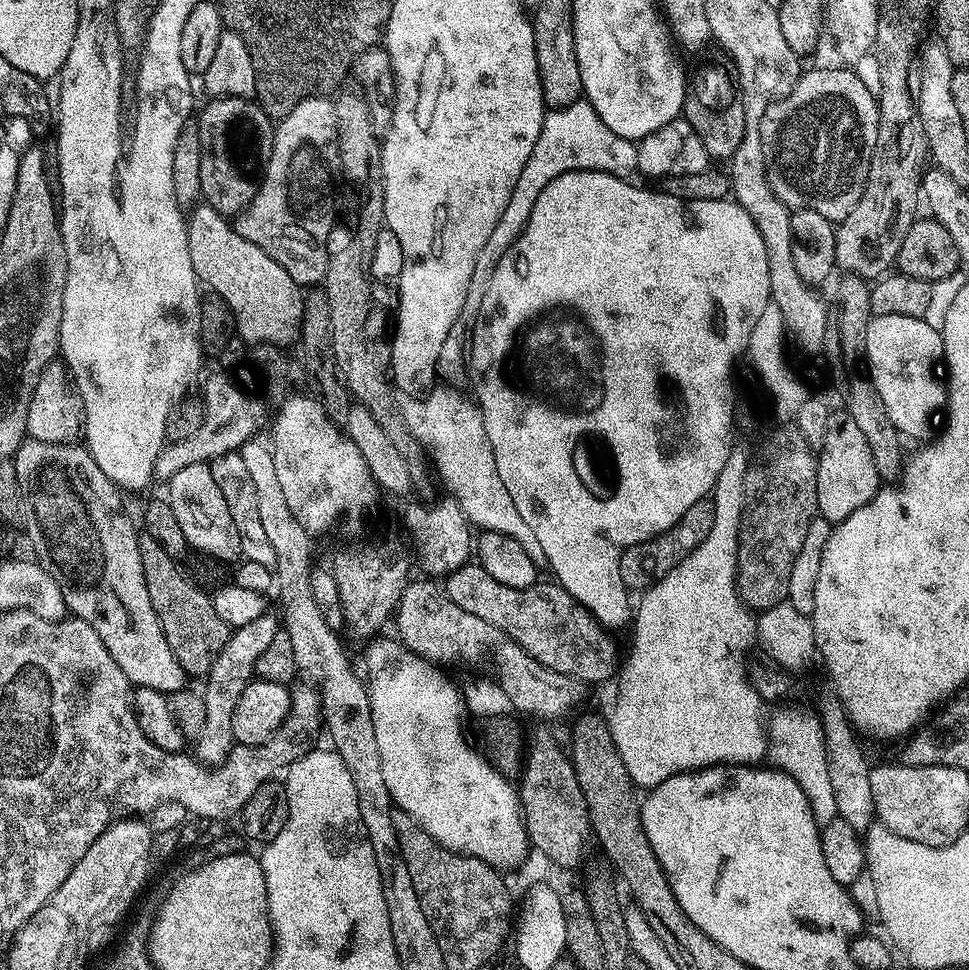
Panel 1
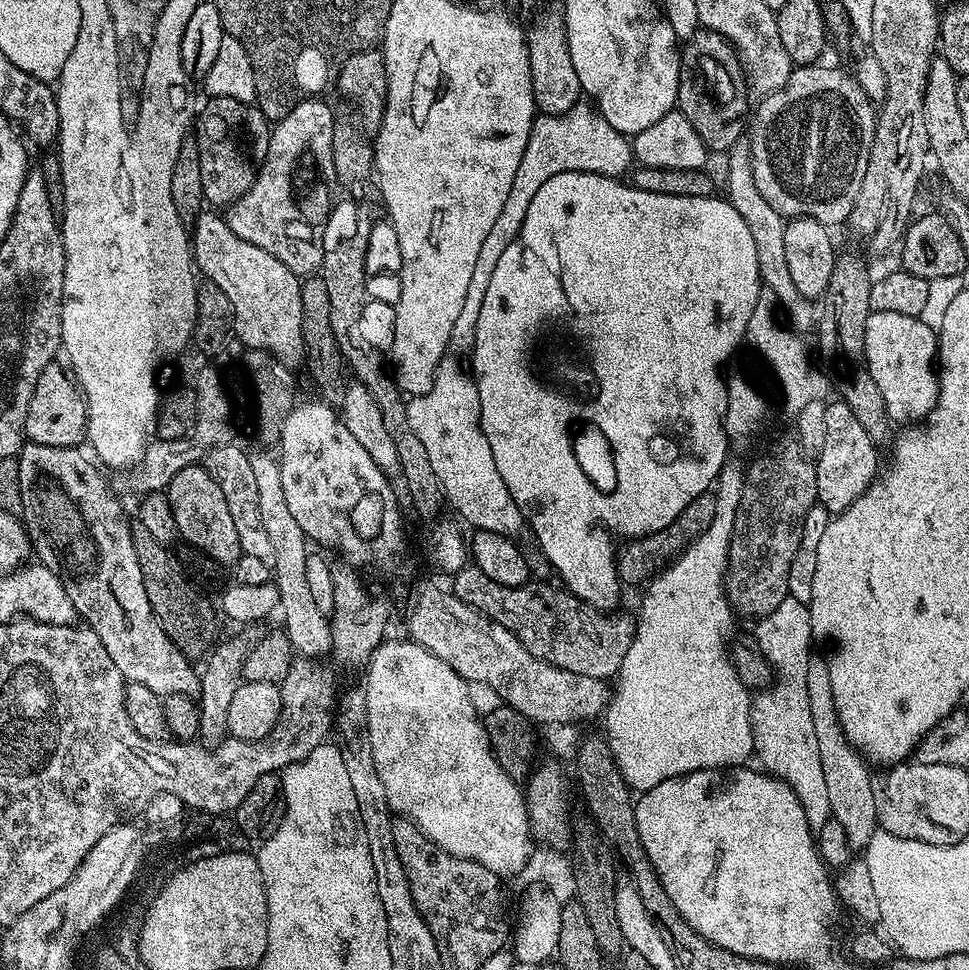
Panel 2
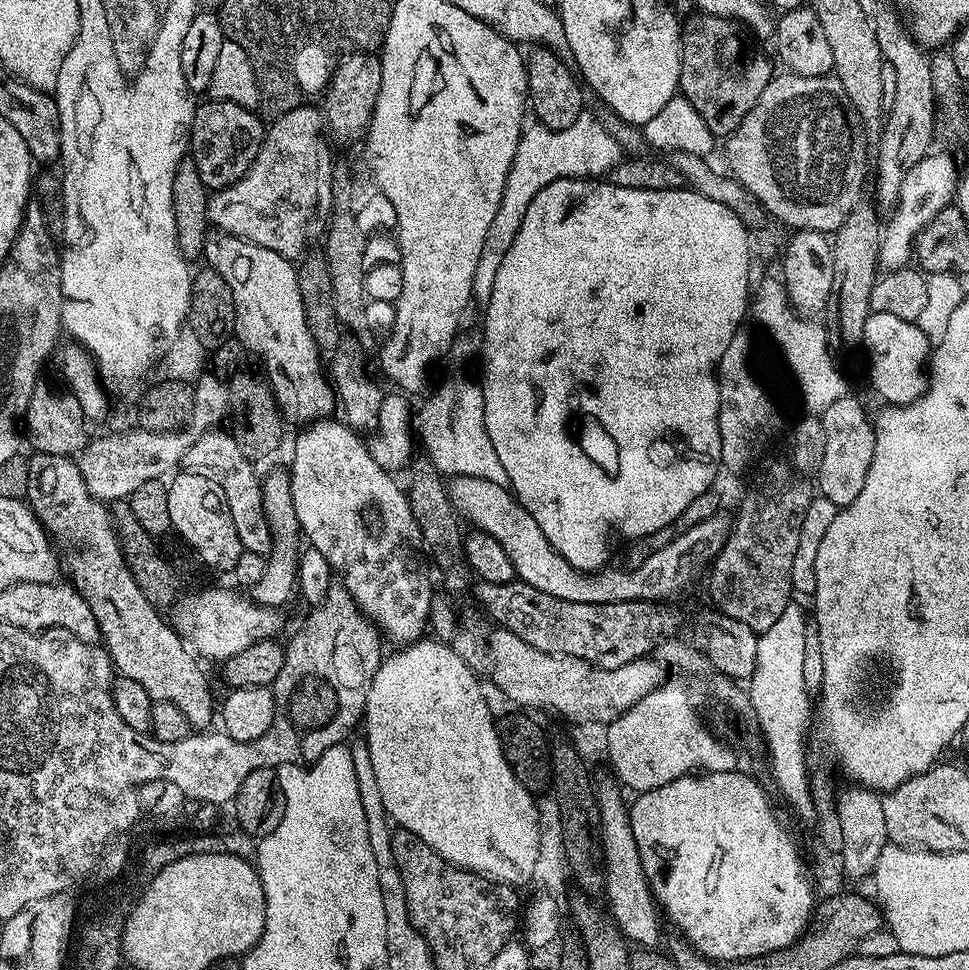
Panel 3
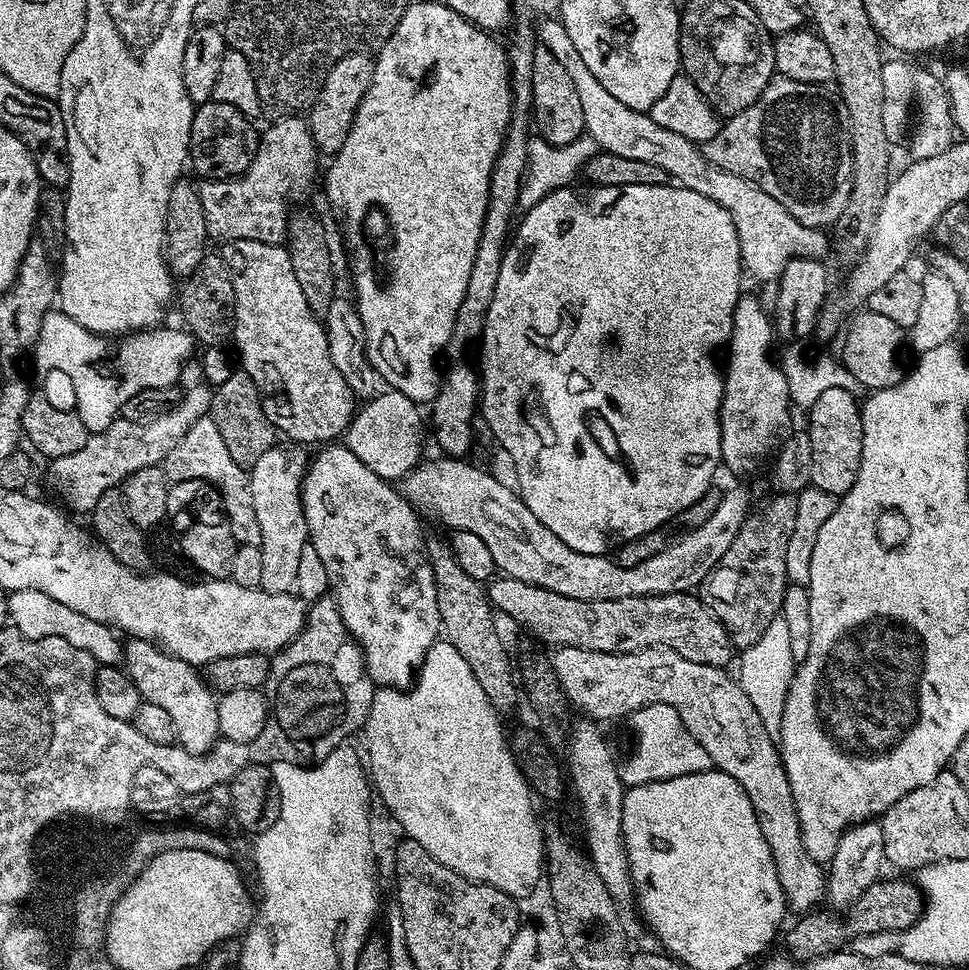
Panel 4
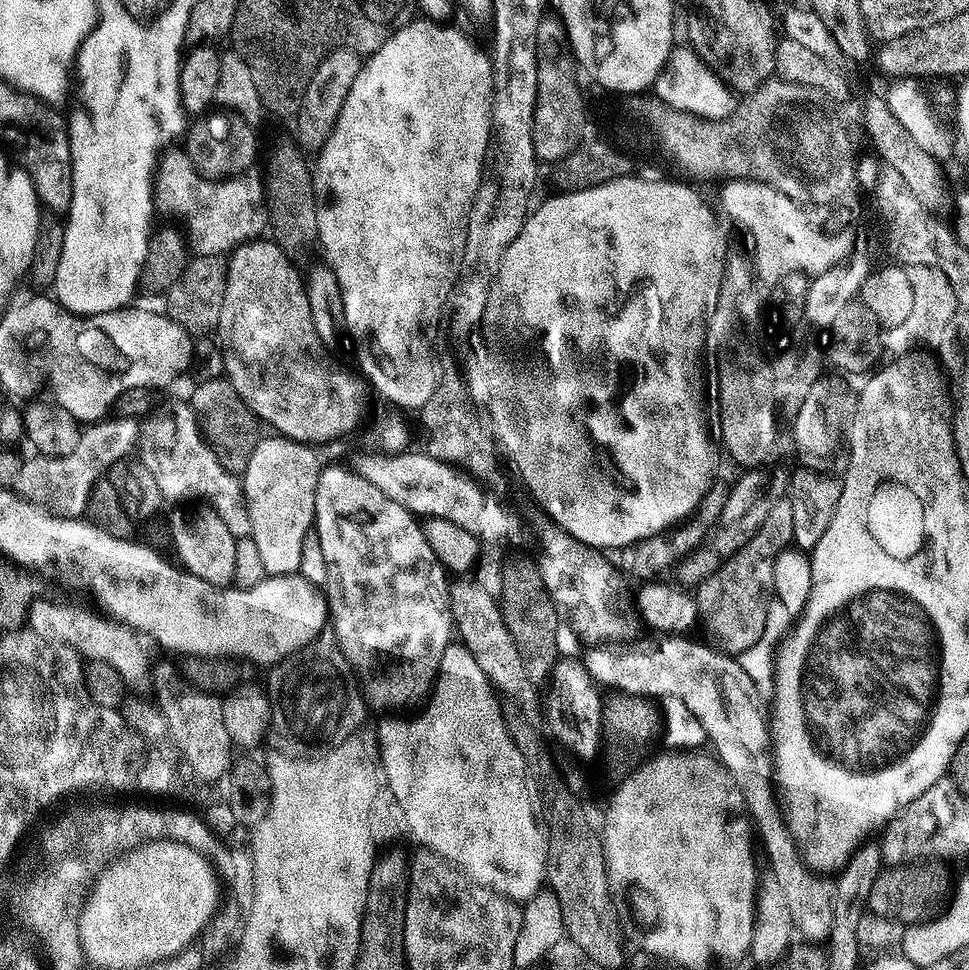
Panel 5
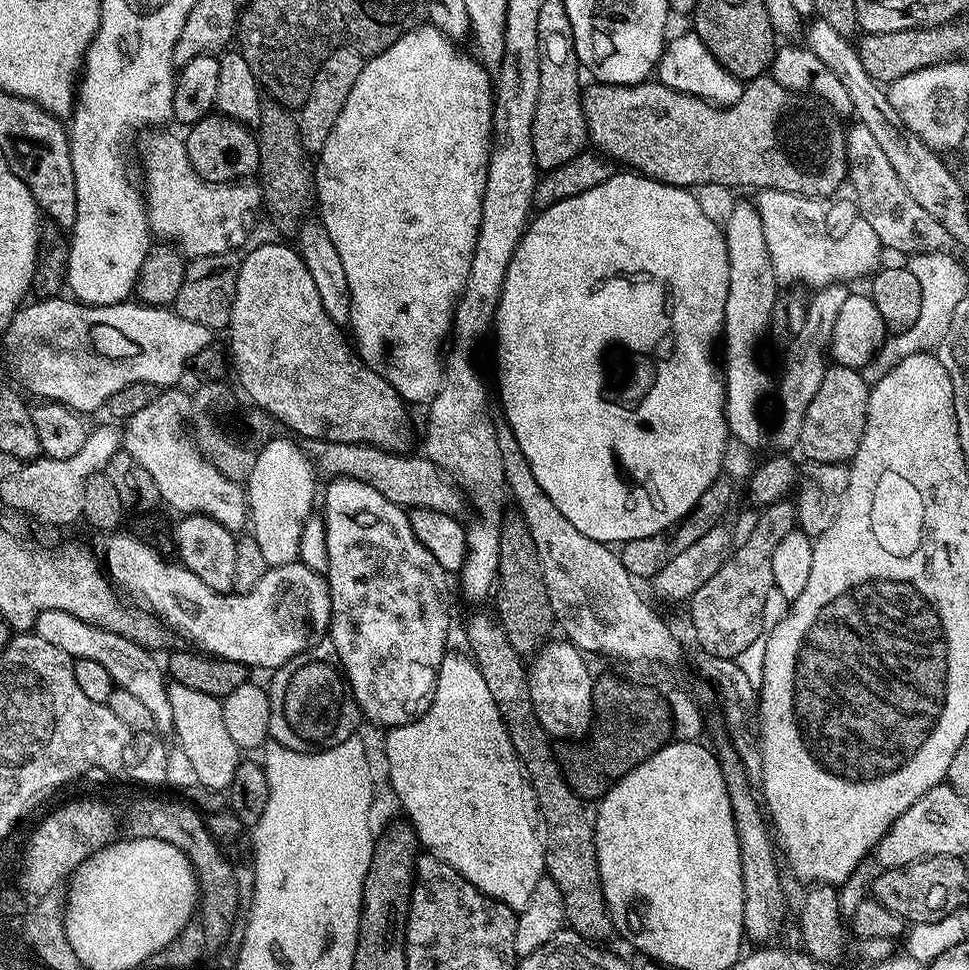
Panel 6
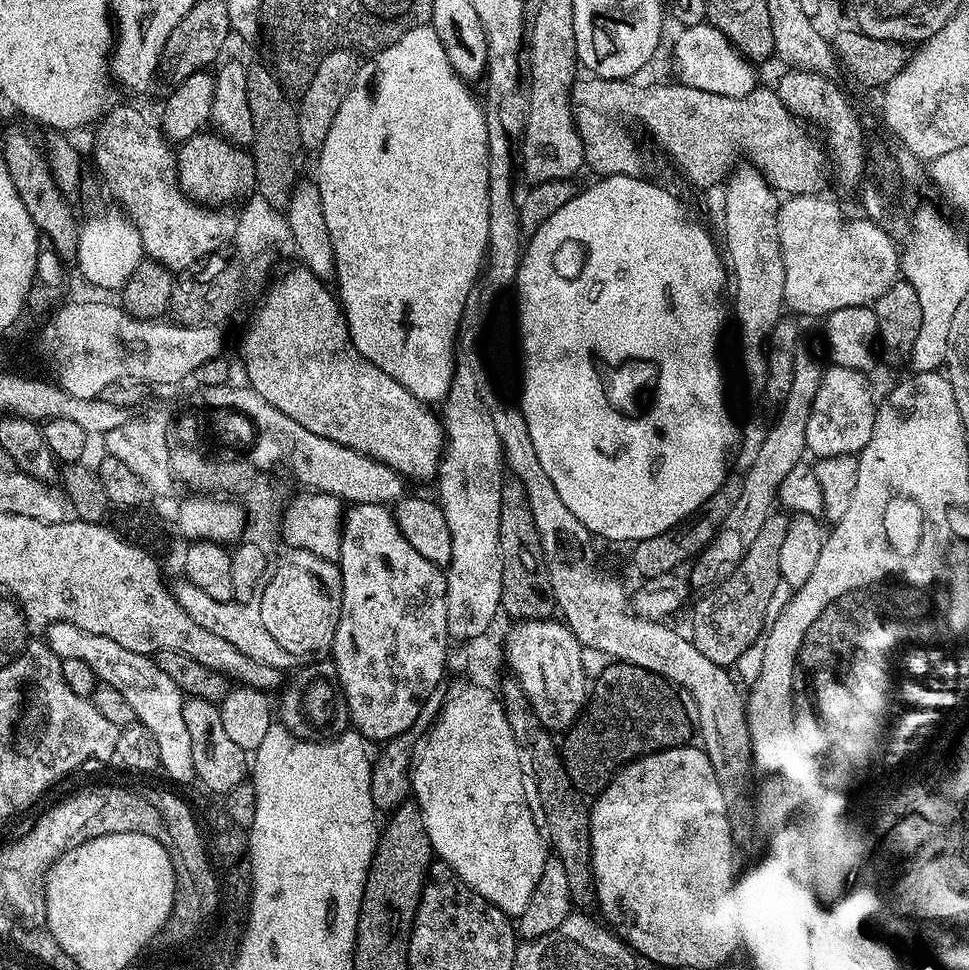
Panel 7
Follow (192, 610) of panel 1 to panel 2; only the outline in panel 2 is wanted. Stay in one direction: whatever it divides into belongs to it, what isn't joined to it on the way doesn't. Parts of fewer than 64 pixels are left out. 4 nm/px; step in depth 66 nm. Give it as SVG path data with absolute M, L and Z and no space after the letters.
M139 522L132 524L134 538L134 554L138 554L138 567L142 570L142 586L146 586L146 598L150 598L150 606L162 626L162 630L178 646L182 655L196 662L198 658L207 657L210 649L217 643L216 616L217 609L204 596L199 596L197 585L190 582L179 559L172 556L162 542L157 542L150 535L146 526Z

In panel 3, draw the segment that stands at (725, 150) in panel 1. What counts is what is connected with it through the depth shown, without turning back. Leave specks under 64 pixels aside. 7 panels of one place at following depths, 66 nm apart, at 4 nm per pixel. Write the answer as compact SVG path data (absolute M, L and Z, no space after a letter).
M705 12L695 15L682 24L679 91L698 110L713 136L727 138L772 81L773 61L760 52L747 52L733 21Z

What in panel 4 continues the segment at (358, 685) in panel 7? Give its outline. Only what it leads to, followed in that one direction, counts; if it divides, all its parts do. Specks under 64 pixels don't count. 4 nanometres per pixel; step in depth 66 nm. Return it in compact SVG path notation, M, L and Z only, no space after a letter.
M329 443L327 447L320 451L324 450L325 452L318 453L316 457L311 457L301 486L301 502L304 507L306 526L308 527L308 540L314 546L314 550L318 550L318 558L322 558L322 566L326 566L330 595L340 608L344 625L350 630L354 639L360 643L360 648L364 652L364 665L370 674L373 685L381 688L407 689L415 681L424 661L424 655L430 650L430 646L436 644L442 632L440 611L438 610L438 594L434 586L434 570L428 561L426 536L420 533L419 518L421 519L421 517L418 515L417 509L413 508L397 489L396 492L392 489L395 487L389 481L379 477L373 470L363 465L348 448L344 447L343 443Z

